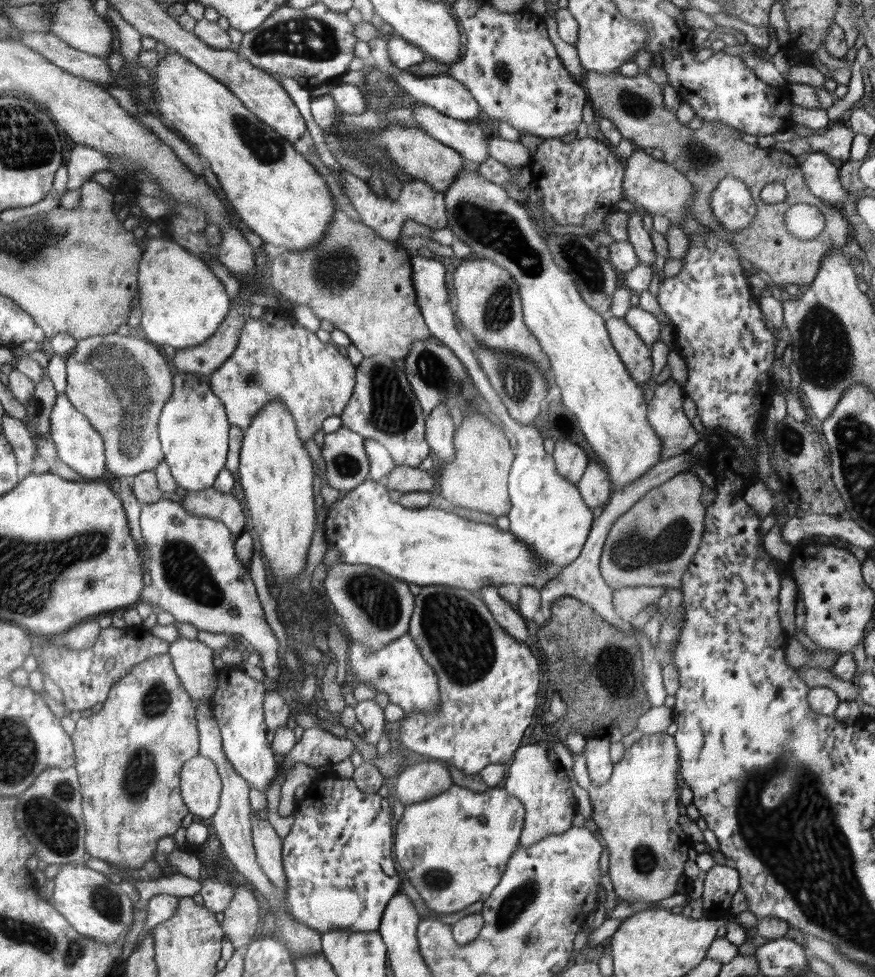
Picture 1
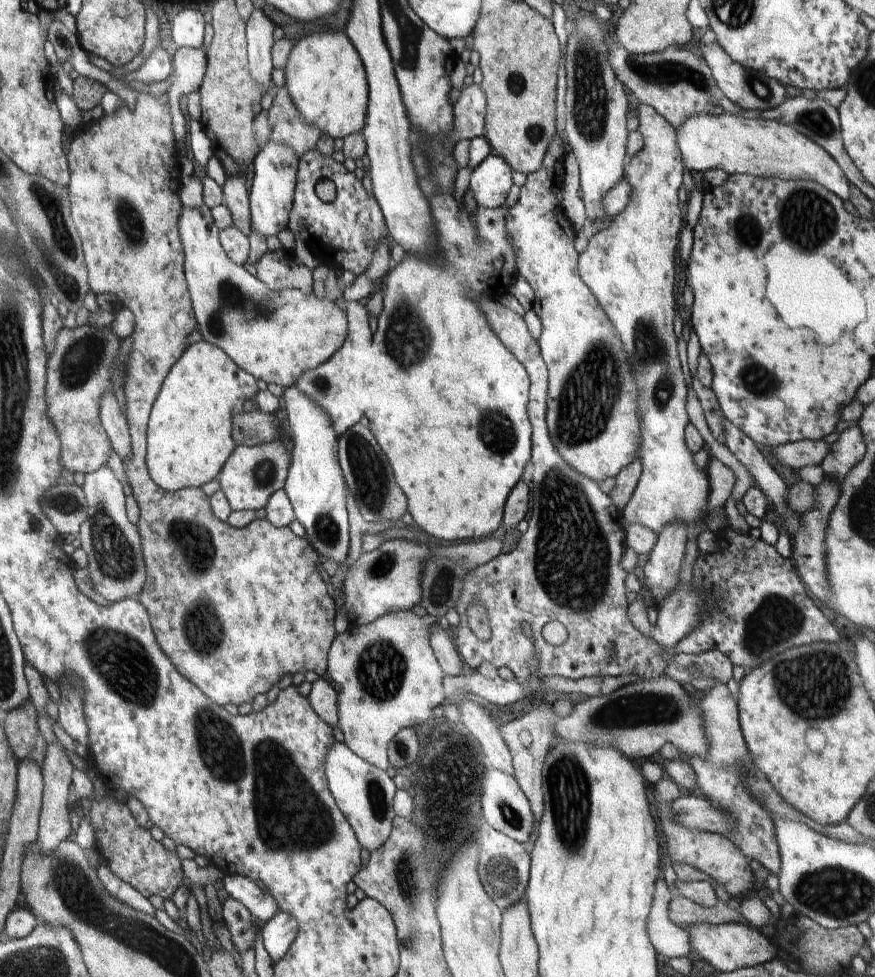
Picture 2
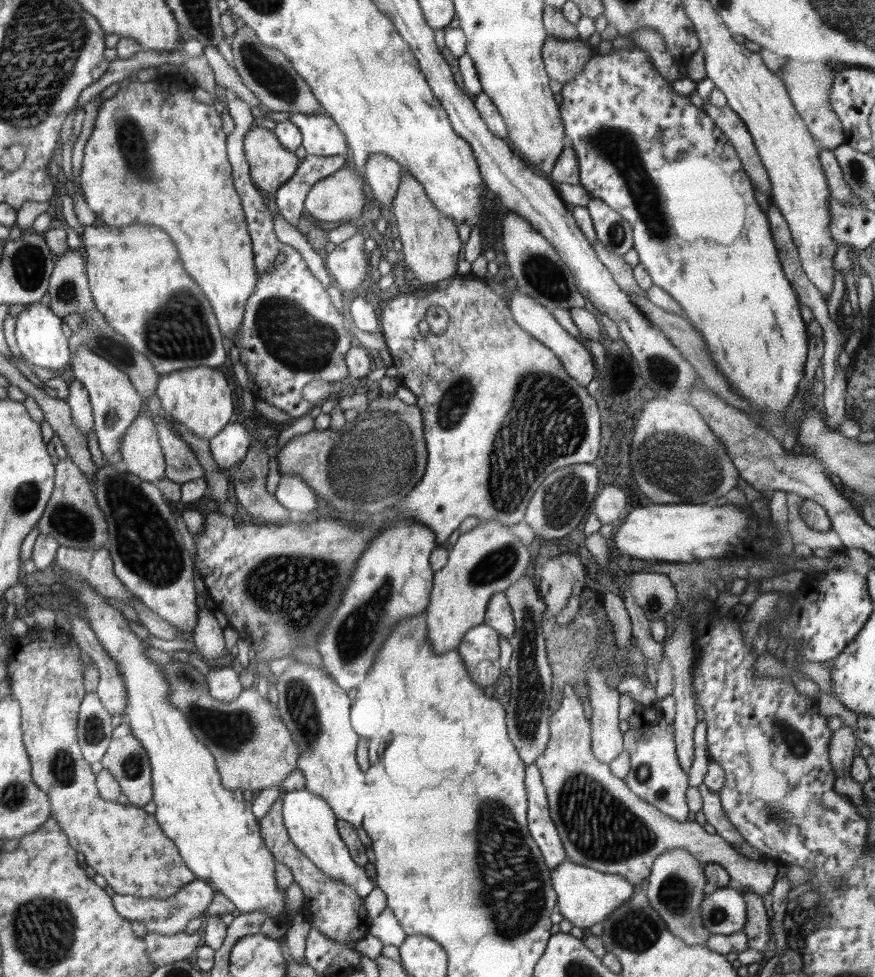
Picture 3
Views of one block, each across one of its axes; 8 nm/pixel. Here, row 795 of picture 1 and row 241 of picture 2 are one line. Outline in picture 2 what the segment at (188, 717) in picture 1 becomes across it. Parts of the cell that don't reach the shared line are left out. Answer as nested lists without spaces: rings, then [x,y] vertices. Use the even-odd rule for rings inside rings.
[[[138,92],[136,106],[130,110],[130,108],[125,106],[124,100],[117,98],[113,114],[104,115],[97,121],[78,127],[72,137],[70,152],[67,155],[71,175],[68,187],[69,202],[72,204],[72,220],[76,224],[78,234],[80,234],[89,288],[95,295],[106,293],[116,296],[121,308],[127,308],[132,311],[136,319],[136,326],[134,326],[134,333],[132,334],[134,339],[132,351],[127,358],[127,367],[124,372],[126,380],[124,382],[124,394],[126,395],[125,420],[127,421],[131,439],[131,456],[123,462],[124,471],[132,489],[132,496],[134,496],[139,507],[140,521],[138,522],[137,530],[141,539],[141,554],[145,565],[145,584],[136,600],[148,612],[156,643],[164,652],[164,655],[168,656],[168,659],[178,672],[191,684],[202,690],[218,706],[225,707],[227,704],[234,704],[234,706],[240,707],[244,704],[251,705],[256,696],[266,695],[275,684],[279,684],[279,680],[284,678],[284,676],[293,676],[296,673],[304,675],[307,672],[314,672],[318,677],[325,676],[329,651],[336,636],[335,617],[337,616],[337,610],[334,596],[328,594],[328,588],[316,565],[316,562],[320,562],[322,558],[310,547],[305,538],[296,536],[289,527],[276,527],[270,524],[267,519],[255,519],[251,524],[242,529],[230,527],[227,523],[222,523],[214,517],[209,506],[208,497],[206,497],[206,494],[200,487],[189,487],[175,492],[164,491],[148,475],[145,457],[147,454],[147,425],[152,406],[160,393],[163,381],[166,379],[168,372],[170,372],[170,368],[176,364],[182,357],[182,354],[189,348],[187,344],[188,337],[192,332],[198,331],[198,324],[195,320],[194,310],[185,282],[183,268],[185,255],[183,254],[183,245],[178,229],[178,220],[183,206],[179,198],[181,173],[179,172],[180,167],[177,162],[177,156],[167,102],[157,99],[147,92]]]

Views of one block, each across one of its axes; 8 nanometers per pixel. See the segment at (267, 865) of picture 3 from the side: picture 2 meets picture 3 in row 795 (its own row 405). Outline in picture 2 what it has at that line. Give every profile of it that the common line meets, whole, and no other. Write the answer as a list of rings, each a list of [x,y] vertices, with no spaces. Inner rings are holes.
[[[203,340],[189,346],[170,368],[149,415],[145,464],[150,479],[169,492],[202,487],[218,480],[236,446],[231,436],[231,417],[234,413],[242,413],[244,402],[254,398],[257,391],[257,380],[236,366],[220,348]]]

